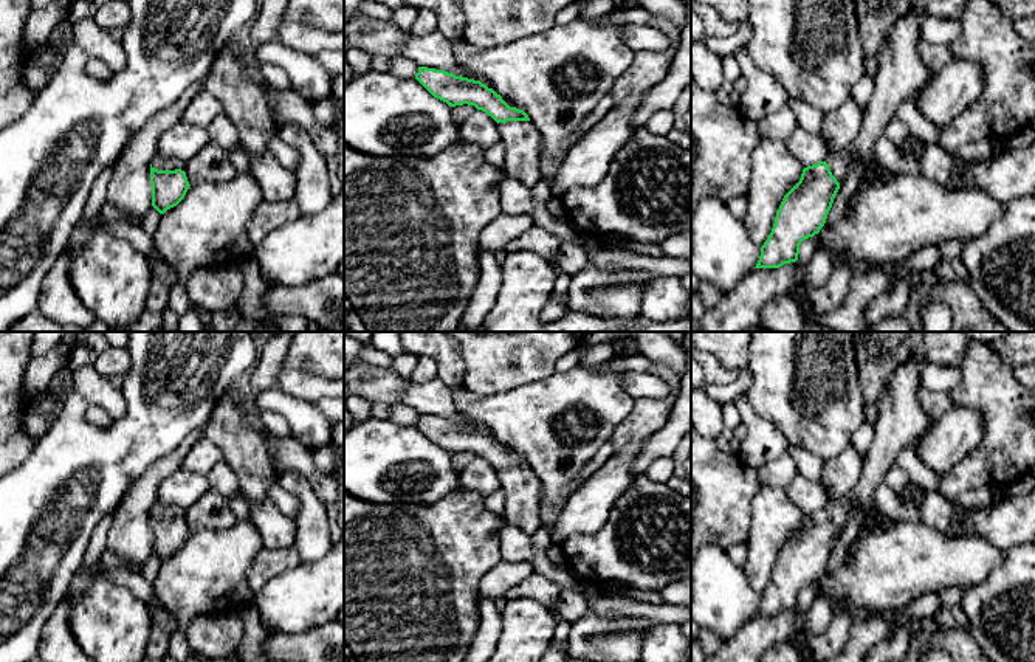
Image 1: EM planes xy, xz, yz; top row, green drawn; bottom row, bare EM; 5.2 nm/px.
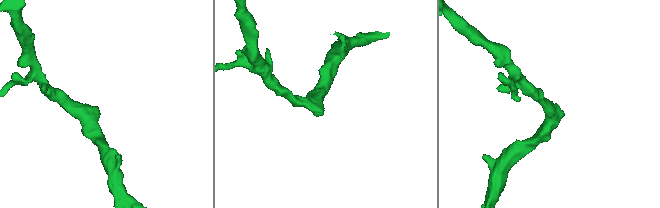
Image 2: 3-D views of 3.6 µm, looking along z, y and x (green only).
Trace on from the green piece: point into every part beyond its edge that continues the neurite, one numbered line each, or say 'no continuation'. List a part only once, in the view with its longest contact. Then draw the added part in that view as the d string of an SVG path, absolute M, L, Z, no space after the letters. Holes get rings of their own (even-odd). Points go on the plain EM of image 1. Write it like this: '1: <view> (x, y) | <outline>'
1: xy (158, 510) | M155 504L152 509L152 515L158 518L175 518L175 516L184 518L186 509L174 507L174 505L166 507L166 505Z

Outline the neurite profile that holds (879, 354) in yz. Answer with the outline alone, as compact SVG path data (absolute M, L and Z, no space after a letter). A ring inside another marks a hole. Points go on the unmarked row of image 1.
M852 332L865 405L875 405L888 377L911 357L958 366L970 343L964 332Z

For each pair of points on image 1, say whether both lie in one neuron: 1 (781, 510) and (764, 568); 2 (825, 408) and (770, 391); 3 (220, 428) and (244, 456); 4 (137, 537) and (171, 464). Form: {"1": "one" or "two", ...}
{"1": "one", "2": "one", "3": "one", "4": "one"}

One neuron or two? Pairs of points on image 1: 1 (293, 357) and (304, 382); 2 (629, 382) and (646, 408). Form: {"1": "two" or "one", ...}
{"1": "two", "2": "two"}

